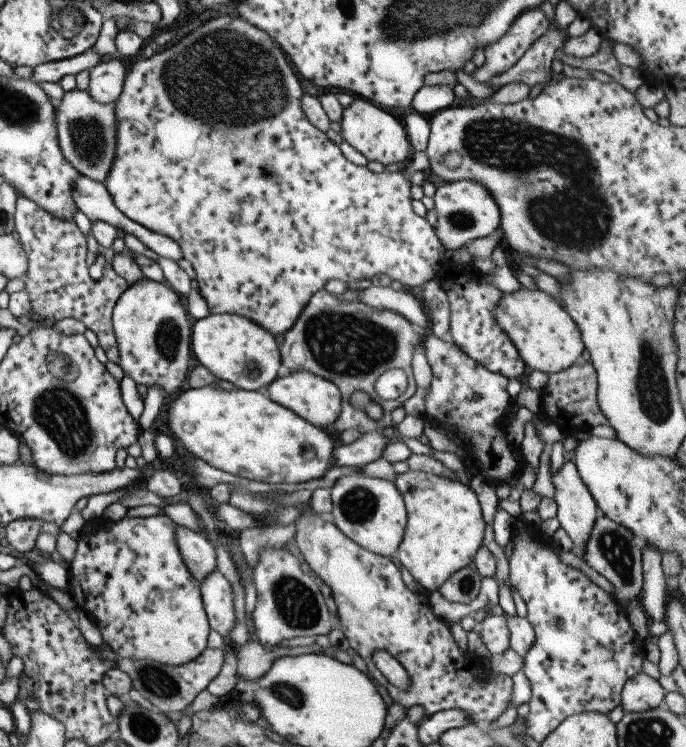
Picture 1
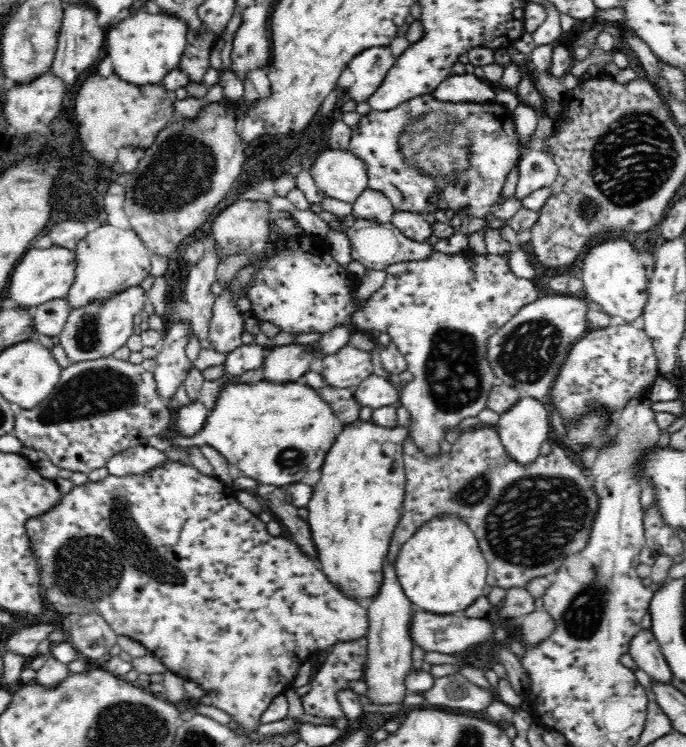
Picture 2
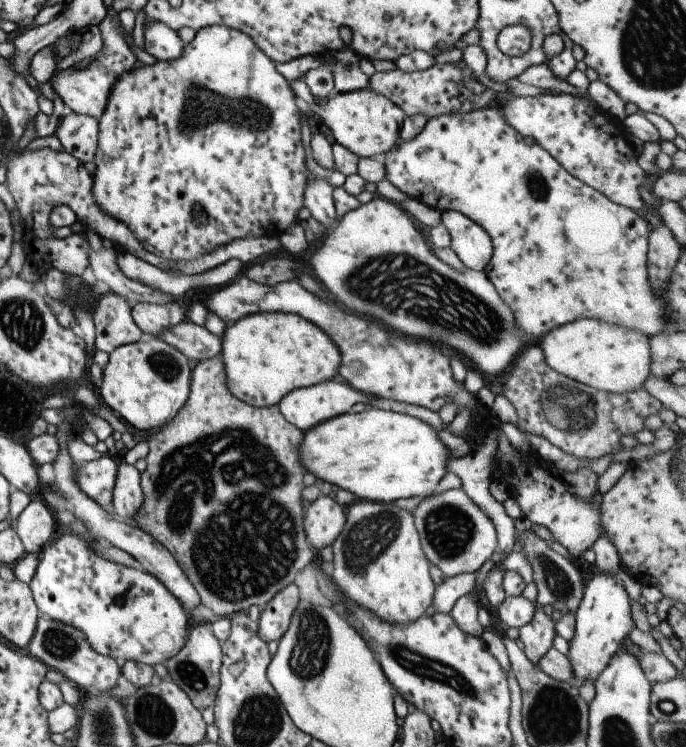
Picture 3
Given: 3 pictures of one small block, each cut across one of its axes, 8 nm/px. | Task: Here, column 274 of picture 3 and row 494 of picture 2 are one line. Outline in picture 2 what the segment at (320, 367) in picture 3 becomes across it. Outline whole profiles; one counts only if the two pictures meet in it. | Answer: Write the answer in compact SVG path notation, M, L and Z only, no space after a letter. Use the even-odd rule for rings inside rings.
M352 420L350 424L341 425L334 446L328 450L322 478L314 486L314 494L308 504L308 524L312 531L317 562L326 576L339 591L366 605L377 596L382 584L382 568L399 523L405 499L407 483L404 470L403 442L408 437L408 427L386 428L368 420Z

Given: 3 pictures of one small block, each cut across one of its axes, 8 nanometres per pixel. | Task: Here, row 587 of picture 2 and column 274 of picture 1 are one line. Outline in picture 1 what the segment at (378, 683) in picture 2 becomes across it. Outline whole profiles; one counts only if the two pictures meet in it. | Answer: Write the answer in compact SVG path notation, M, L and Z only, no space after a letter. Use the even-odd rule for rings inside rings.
M294 371L273 380L263 391L272 402L291 410L302 420L316 428L329 428L341 413L341 396L329 380L313 375L308 371Z

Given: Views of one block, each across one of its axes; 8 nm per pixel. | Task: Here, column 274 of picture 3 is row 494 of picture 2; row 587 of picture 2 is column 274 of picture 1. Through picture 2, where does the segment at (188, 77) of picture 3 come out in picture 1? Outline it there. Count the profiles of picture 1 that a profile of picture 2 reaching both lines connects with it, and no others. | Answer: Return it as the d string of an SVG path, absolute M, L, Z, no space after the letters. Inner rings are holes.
M233 16L211 18L173 46L155 51L151 58L135 60L122 81L122 92L114 104L116 142L114 162L103 186L115 209L132 222L149 231L168 237L178 245L180 257L195 271L198 292L210 315L233 314L260 325L277 339L293 325L301 308L325 282L336 279L343 283L384 275L399 282L405 290L424 286L434 279L445 254L438 244L432 226L413 214L410 206L410 182L398 171L374 174L366 167L346 160L337 145L325 133L314 128L301 109L301 86L280 47L263 30Z

